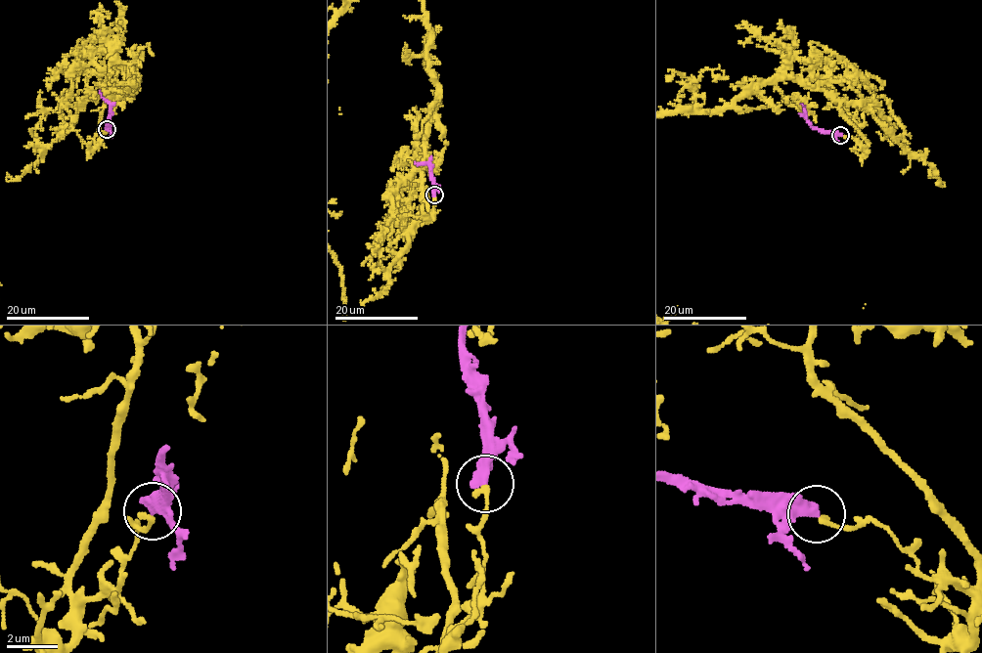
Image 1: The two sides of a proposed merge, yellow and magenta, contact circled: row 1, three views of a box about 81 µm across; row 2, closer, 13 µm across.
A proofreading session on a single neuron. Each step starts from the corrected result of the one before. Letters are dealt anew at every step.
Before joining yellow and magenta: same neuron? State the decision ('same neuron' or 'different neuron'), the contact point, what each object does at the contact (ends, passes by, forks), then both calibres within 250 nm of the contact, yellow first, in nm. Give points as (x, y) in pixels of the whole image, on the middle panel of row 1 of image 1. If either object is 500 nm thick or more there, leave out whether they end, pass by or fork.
different neuron; at (434, 195); yellow ends there; magenta ends there; 220 nm thick on the yellow side, 480 nm on the other

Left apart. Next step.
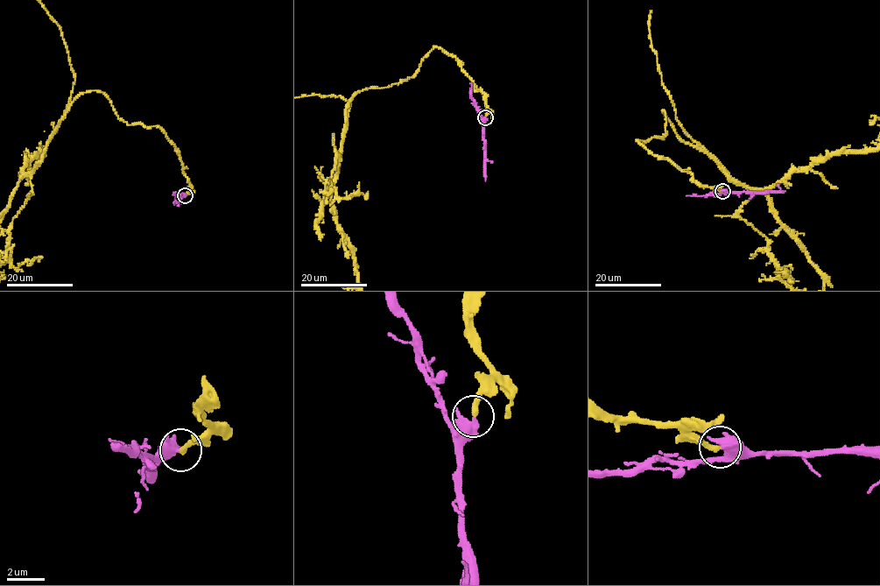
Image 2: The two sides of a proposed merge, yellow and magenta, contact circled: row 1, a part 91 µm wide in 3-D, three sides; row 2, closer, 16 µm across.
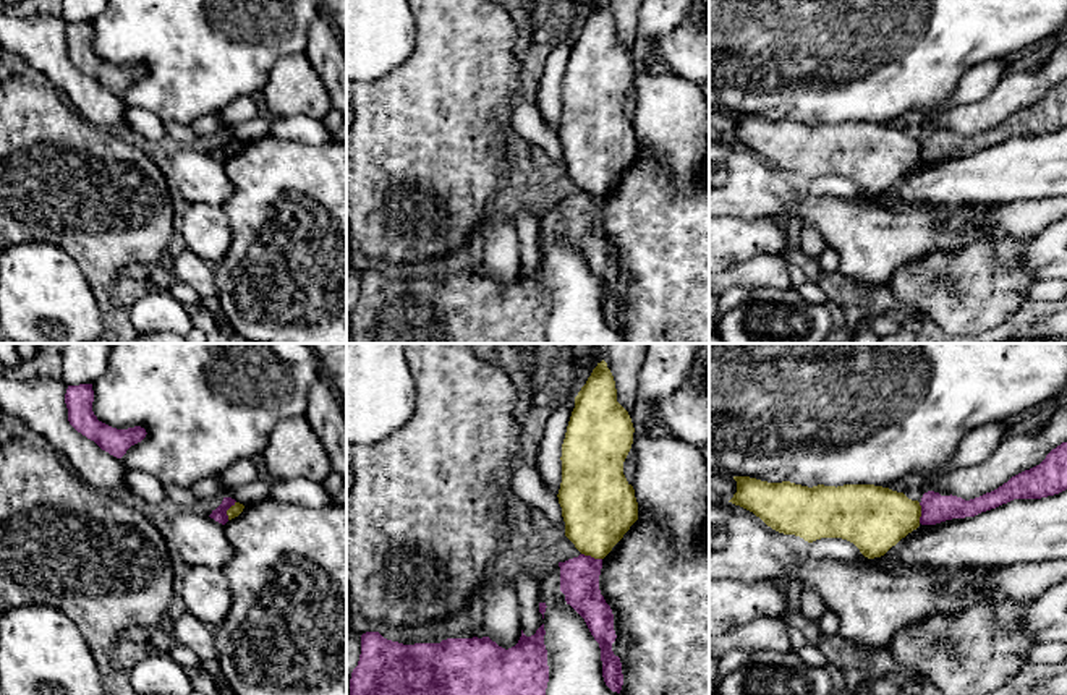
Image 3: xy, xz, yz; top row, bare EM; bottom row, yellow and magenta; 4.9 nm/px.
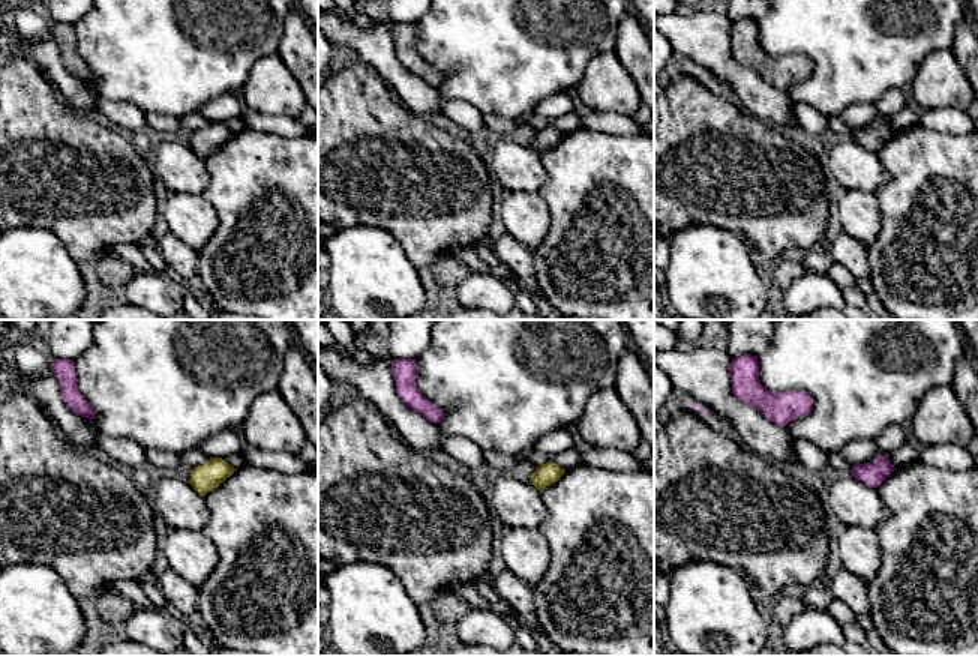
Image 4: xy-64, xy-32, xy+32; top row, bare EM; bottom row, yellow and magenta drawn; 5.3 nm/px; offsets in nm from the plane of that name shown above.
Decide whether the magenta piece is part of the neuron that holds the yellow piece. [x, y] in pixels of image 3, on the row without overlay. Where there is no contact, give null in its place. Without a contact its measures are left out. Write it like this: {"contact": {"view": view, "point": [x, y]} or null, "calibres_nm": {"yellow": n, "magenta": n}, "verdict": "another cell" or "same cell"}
{"contact": {"view": "xz", "point": [591, 193]}, "calibres_nm": {"yellow": 360, "magenta": 190}, "verdict": "another cell"}

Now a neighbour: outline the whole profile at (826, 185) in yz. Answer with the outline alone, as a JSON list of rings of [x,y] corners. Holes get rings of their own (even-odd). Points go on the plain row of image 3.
[[[821,175],[810,180],[810,194],[834,196],[857,203],[873,204],[876,207],[882,206],[881,194],[868,196],[853,180],[842,175]]]

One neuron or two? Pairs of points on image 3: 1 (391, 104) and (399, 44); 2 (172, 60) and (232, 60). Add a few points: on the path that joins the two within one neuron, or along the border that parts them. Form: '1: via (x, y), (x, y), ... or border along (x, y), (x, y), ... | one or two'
1: border along (416, 34), (413, 52), (402, 63), (363, 81) | two
2: via (187, 60), (217, 59) | one

